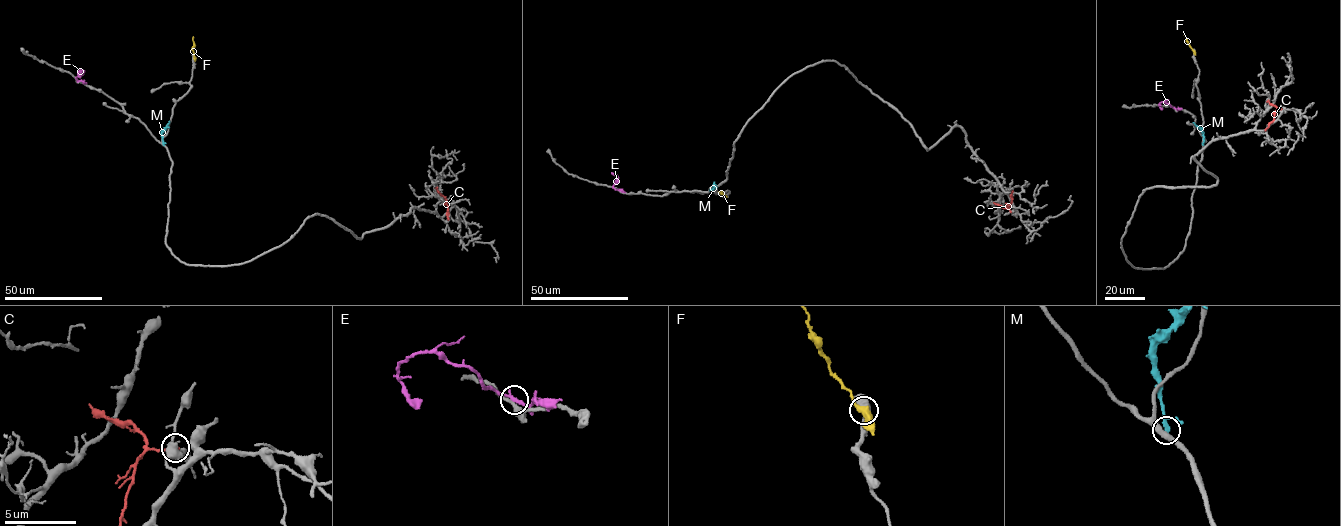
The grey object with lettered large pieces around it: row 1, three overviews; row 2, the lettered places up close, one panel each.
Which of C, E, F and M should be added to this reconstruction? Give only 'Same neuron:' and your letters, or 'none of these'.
Same neuron: none of these

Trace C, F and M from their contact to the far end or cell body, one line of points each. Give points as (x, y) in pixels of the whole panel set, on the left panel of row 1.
C: (447, 202), (448, 219)
F: (194, 57), (193, 36)
M: (163, 144), (162, 133), (169, 121)

